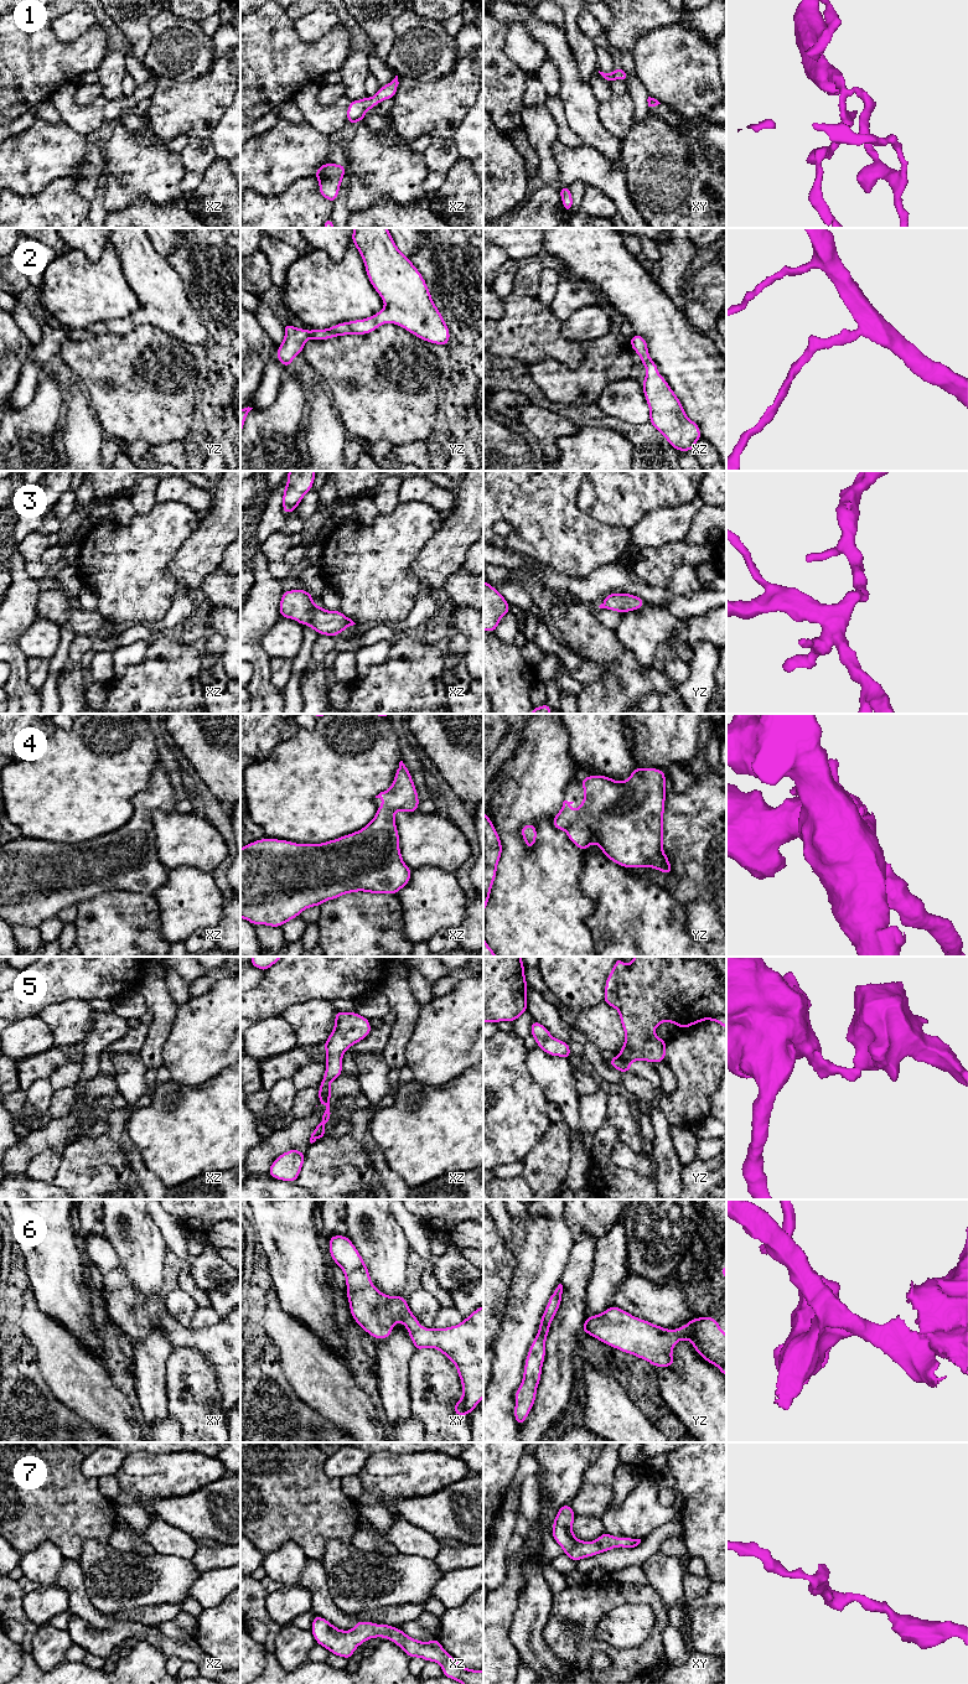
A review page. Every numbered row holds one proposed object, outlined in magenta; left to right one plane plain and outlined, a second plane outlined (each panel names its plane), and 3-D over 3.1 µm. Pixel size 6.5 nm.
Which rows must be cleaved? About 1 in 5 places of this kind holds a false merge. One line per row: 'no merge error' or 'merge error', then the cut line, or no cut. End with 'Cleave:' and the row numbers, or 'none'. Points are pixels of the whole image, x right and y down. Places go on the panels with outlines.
1: no merge error; no cut
2: no merge error; no cut
3: no merge error; no cut
4: no merge error; no cut
5: merge error; cut in yz along (619, 1055), (630, 1062)
6: no merge error; no cut
7: no merge error; no cut
Cleave: 5

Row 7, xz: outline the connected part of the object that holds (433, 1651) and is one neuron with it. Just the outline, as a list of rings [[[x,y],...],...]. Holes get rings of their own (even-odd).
[[[314,1616],[311,1633],[319,1646],[325,1647],[332,1654],[351,1659],[353,1652],[363,1642],[383,1637],[399,1646],[409,1658],[423,1658],[426,1662],[436,1662],[442,1668],[442,1675],[461,1684],[483,1684],[483,1670],[462,1667],[455,1660],[435,1638],[421,1642],[409,1637],[398,1627],[368,1621],[358,1621],[351,1631],[336,1628],[326,1618]]]

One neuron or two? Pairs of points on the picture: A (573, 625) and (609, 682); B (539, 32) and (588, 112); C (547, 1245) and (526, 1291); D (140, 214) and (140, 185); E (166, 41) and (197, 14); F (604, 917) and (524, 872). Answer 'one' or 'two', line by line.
A: one
B: one
C: one
D: two
E: two
F: two

